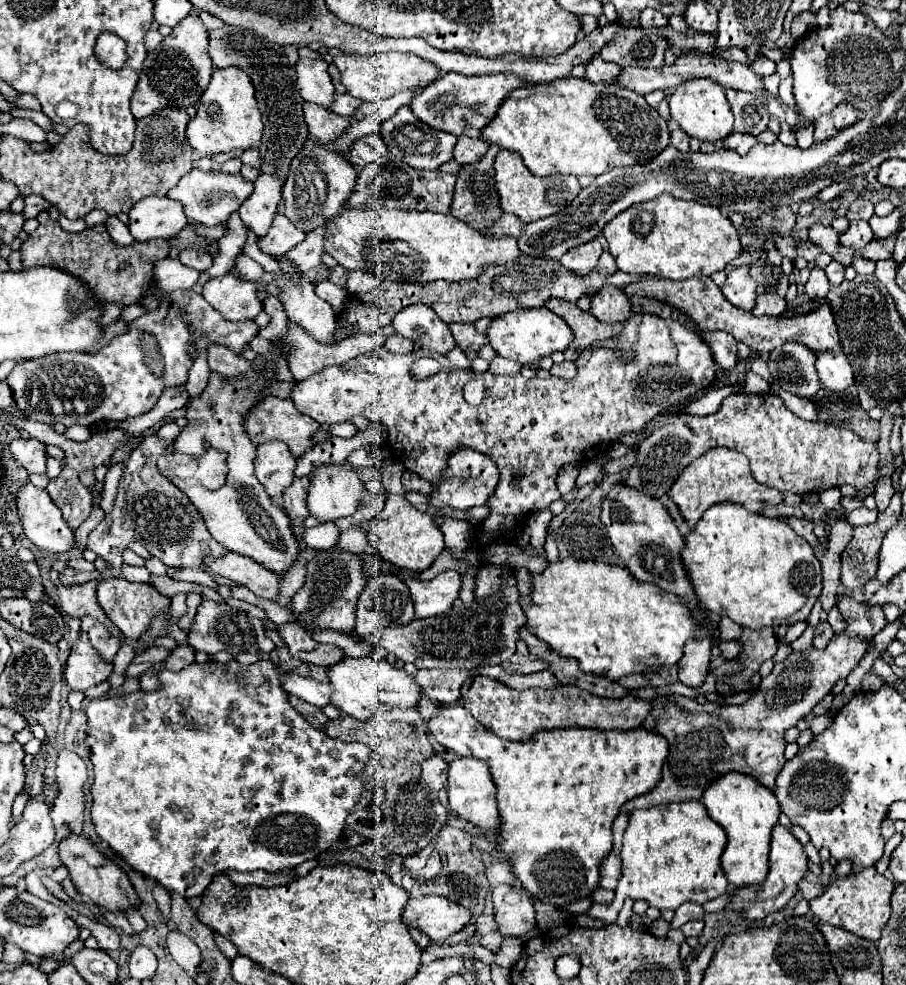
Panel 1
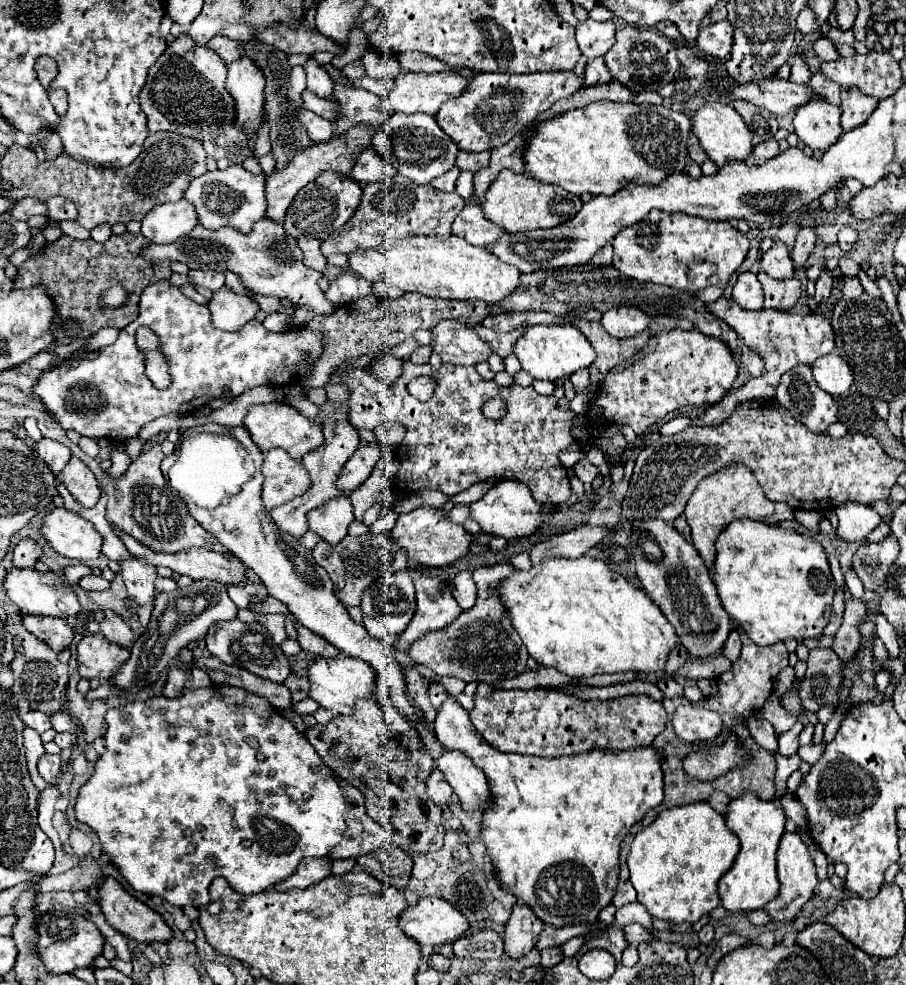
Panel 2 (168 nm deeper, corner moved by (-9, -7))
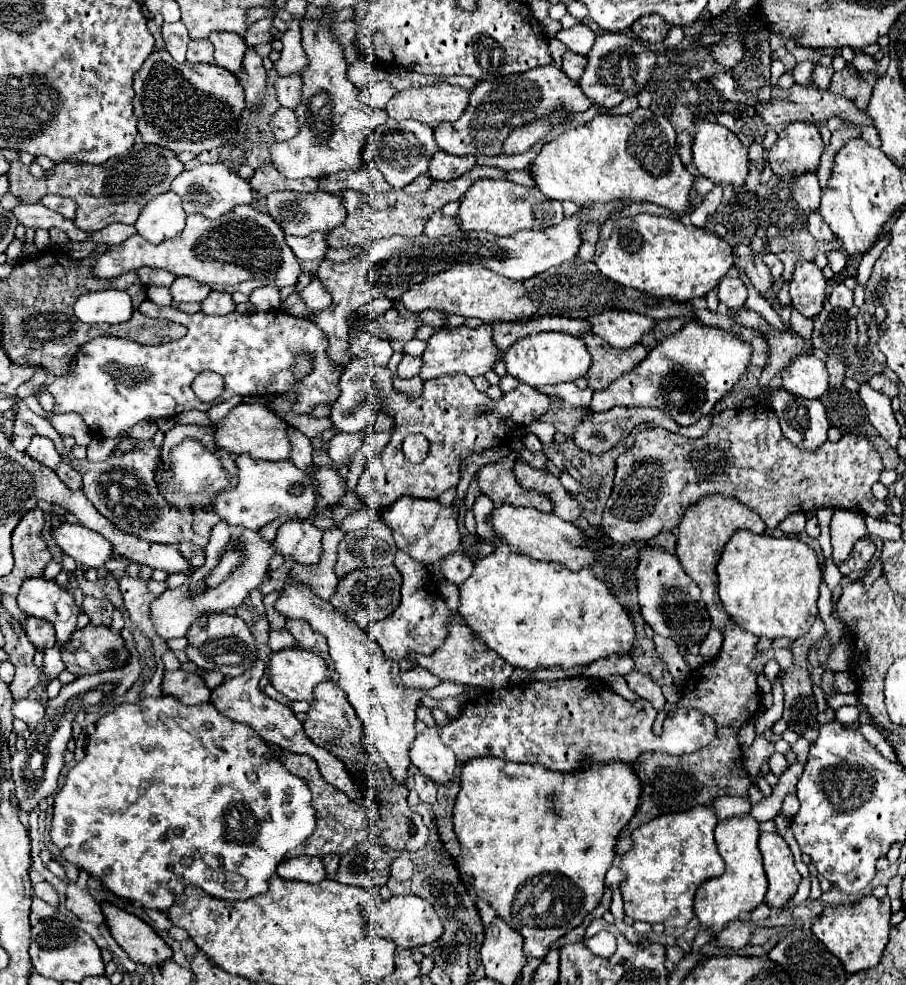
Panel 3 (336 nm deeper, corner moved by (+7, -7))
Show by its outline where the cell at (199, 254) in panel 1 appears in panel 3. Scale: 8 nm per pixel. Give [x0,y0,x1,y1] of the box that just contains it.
[170,277,212,303]

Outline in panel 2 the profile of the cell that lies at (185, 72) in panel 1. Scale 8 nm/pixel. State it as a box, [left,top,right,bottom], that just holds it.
[140,35,236,143]

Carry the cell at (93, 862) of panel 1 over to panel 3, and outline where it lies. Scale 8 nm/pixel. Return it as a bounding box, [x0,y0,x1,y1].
[100,901,172,967]

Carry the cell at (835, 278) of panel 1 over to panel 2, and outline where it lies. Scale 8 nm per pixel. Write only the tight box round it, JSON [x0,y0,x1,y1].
[842,277,864,299]

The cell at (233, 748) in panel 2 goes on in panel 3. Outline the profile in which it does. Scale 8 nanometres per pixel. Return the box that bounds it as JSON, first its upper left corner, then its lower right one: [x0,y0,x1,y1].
[50,695,316,911]

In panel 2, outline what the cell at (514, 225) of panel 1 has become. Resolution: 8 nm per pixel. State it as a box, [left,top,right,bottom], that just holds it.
[452,205,506,247]

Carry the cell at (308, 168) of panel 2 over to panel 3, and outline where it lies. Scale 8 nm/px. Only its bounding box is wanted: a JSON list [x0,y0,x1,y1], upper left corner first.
[250,161,318,197]

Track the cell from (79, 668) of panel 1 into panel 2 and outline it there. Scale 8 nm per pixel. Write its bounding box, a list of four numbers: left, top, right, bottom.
[78,633,130,679]

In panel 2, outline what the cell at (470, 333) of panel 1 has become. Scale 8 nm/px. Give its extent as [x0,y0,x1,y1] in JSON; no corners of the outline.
[476,325,526,359]

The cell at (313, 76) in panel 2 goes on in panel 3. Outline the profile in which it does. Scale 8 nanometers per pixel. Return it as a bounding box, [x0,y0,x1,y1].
[274,19,308,75]

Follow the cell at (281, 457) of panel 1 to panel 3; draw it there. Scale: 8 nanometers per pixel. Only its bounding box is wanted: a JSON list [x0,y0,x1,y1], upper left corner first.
[212,455,316,529]

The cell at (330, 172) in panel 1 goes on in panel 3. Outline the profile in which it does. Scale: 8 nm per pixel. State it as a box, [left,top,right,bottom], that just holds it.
[266,191,346,237]

